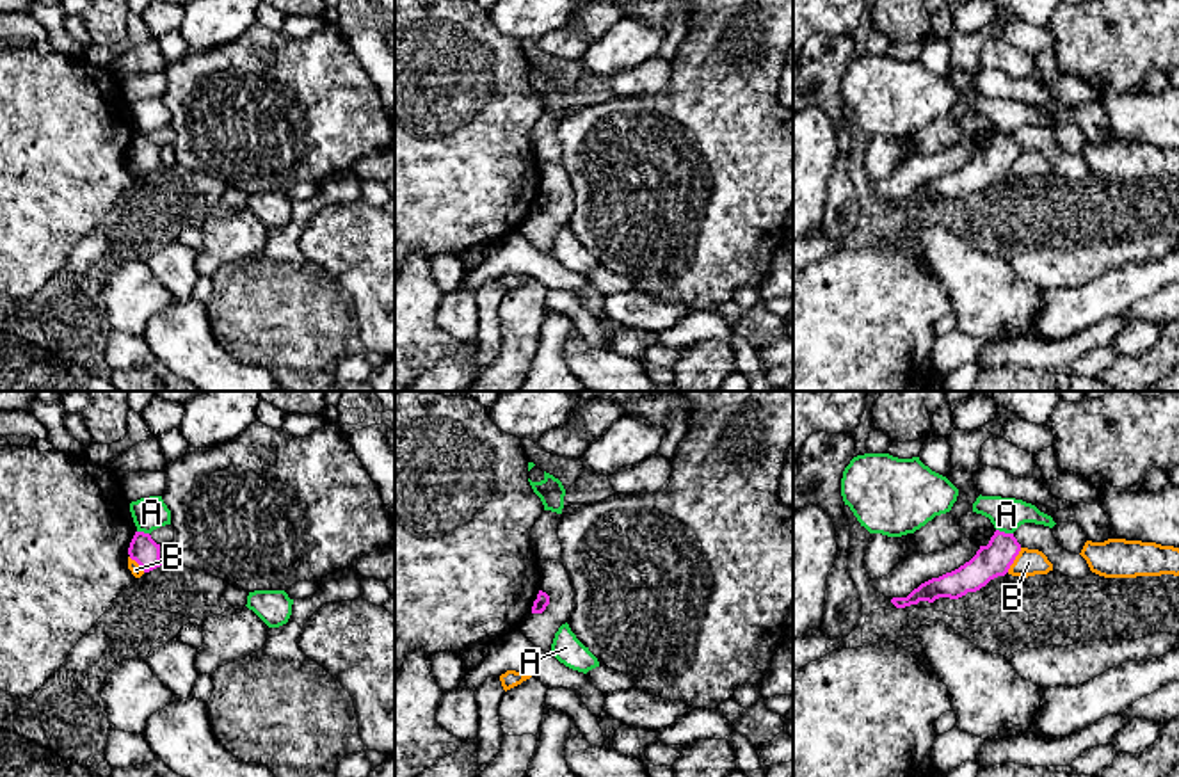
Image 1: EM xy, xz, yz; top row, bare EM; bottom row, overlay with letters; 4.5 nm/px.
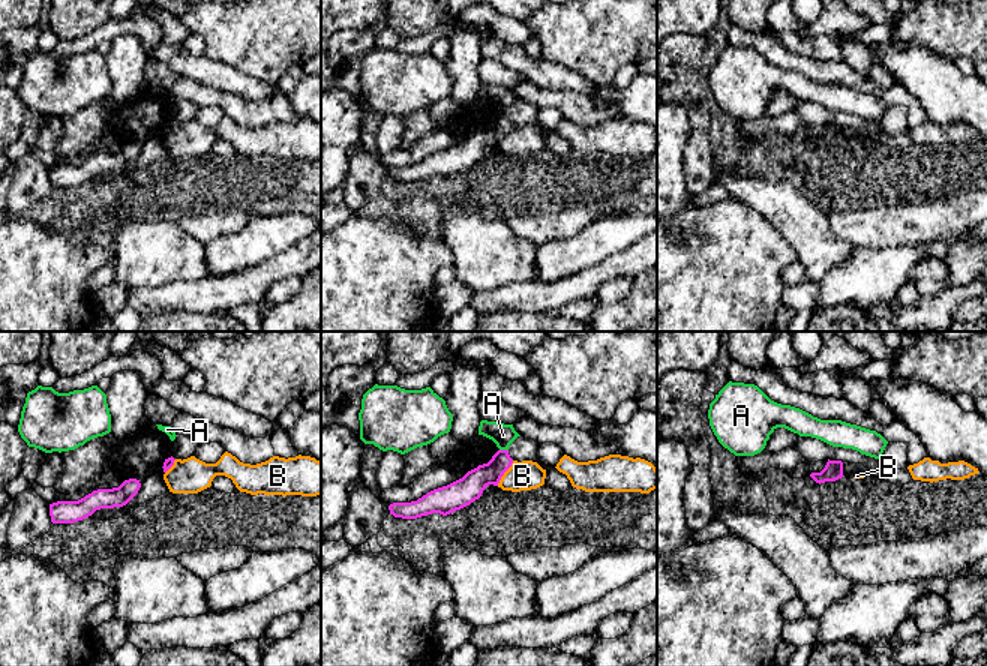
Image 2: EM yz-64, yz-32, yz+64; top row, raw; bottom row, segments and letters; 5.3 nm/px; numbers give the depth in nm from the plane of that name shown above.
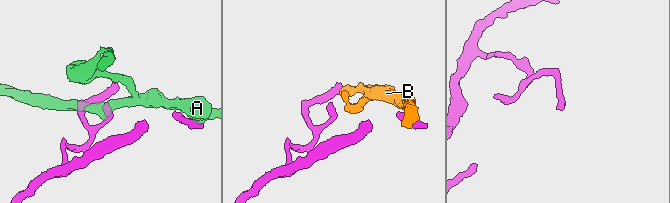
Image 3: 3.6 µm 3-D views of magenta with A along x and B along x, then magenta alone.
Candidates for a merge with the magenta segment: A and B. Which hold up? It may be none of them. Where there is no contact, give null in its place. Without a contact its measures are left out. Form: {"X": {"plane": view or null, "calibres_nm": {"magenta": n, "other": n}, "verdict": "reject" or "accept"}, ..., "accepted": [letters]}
{"A": {"plane": "yz", "calibres_nm": {"magenta": 150, "other": 160}, "verdict": "reject"}, "B": {"plane": "yz", "calibres_nm": {"magenta": 150, "other": 120}, "verdict": "reject"}, "accepted": []}

